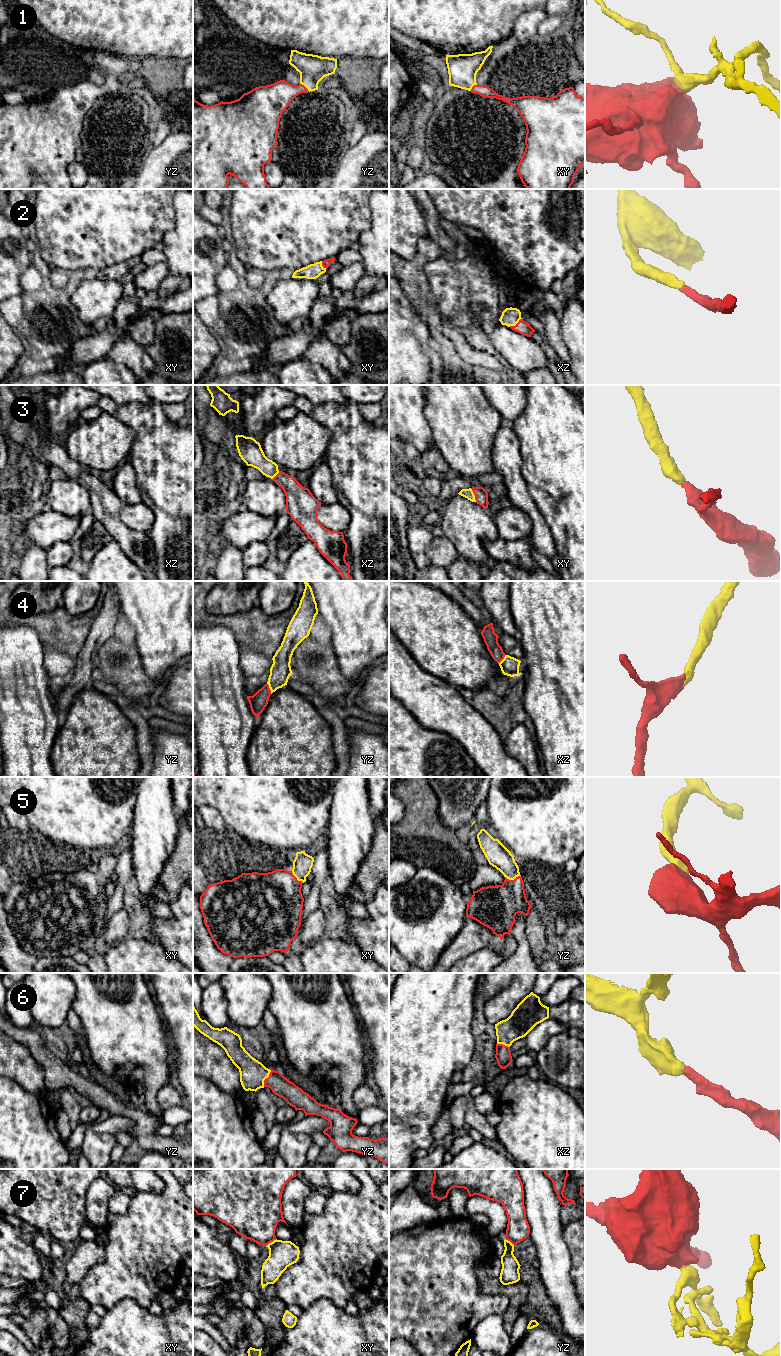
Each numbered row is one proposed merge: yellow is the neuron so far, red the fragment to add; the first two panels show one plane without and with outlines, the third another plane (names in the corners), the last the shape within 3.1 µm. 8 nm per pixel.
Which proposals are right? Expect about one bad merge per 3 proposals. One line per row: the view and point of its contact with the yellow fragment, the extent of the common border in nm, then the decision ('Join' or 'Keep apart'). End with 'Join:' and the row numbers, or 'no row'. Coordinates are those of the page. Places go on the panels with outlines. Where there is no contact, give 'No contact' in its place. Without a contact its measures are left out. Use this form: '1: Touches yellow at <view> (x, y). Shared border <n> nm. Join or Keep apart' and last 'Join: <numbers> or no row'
1: Touches yellow at yz (305, 86). Shared border 100 nm. Join
2: Touches yellow at xz (515, 324). Shared border 120 nm. Join
3: Touches yellow at xy (474, 495). Shared border 120 nm. Join
4: Touches yellow at yz (269, 687). Shared border 90 nm. Join
5: Touches yellow at yz (512, 879). Shared border 130 nm. Join
6: Touches yellow at yz (266, 1077). Shared border 150 nm. Join
7: Touches yellow at xy (271, 1242). Shared border 100 nm. Keep apart
Join: 1, 2, 3, 4, 5, 6

